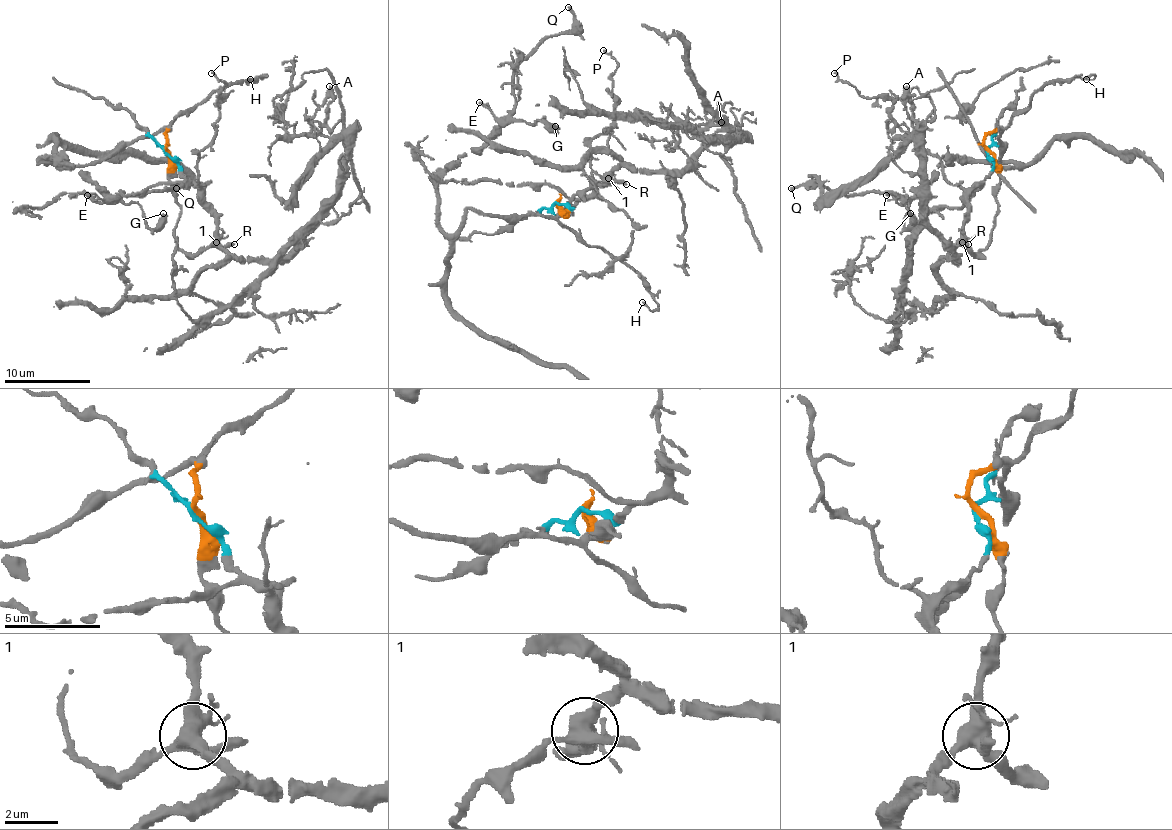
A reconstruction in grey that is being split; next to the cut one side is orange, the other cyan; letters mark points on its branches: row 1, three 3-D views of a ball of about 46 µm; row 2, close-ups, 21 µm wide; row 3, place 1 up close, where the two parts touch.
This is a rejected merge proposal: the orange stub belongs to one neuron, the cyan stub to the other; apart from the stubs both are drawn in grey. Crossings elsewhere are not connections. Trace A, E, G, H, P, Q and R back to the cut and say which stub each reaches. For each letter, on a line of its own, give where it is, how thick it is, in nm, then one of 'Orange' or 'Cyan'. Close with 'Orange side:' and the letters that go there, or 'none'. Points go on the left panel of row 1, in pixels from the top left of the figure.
A: Place: (329, 86). Thickness 320 nm. Cyan
E: Place: (87, 195). Thickness 180 nm. Orange
G: Place: (163, 213). Thickness 480 nm. Orange
H: Place: (250, 79). Thickness 100 nm. Orange
P: Place: (211, 73). Thickness 140 nm. Cyan
Q: Place: (176, 188). Thickness 220 nm. Orange
R: Place: (234, 244). Thickness 320 nm. Orange
Orange side: E, G, H, Q, R

